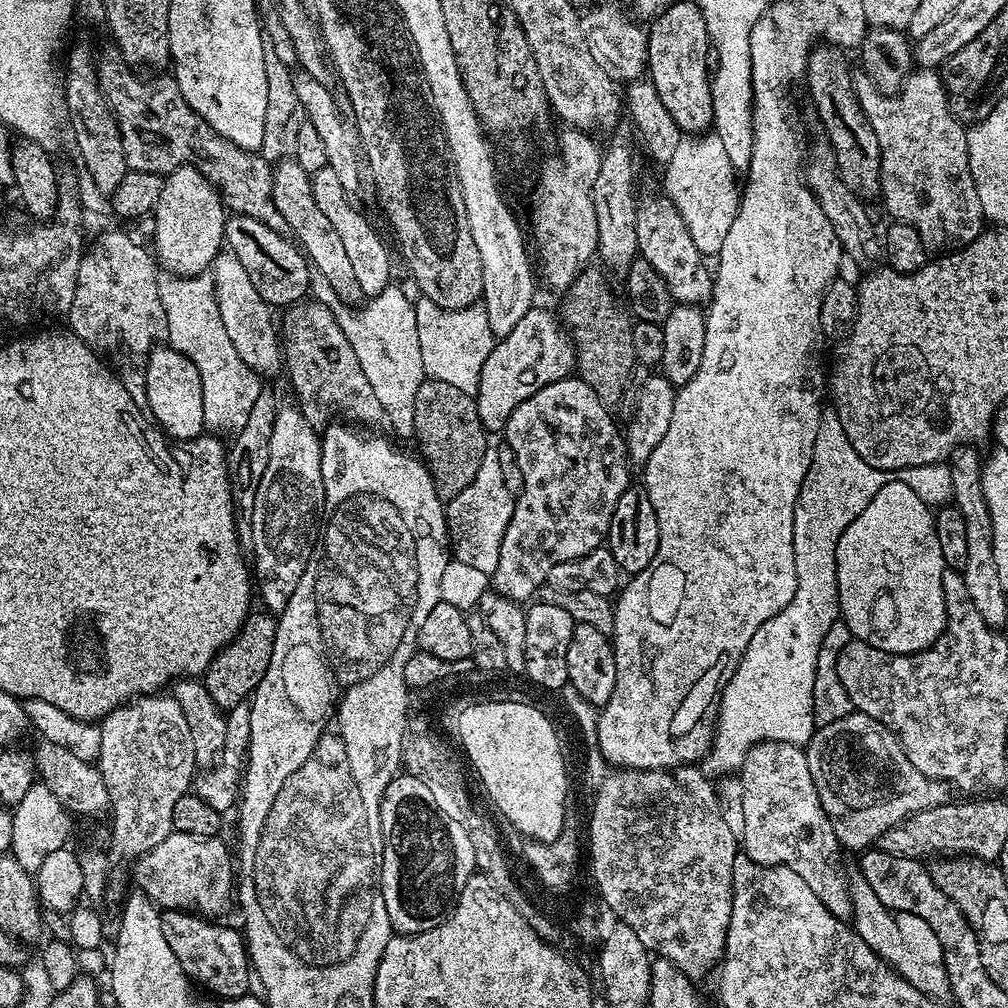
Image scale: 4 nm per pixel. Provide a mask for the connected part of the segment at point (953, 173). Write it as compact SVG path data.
M917 67L909 71L898 94L878 91L868 75L860 74L855 77L855 90L858 102L865 111L870 126L874 128L878 146L881 148L879 195L884 198L884 208L892 215L891 219L902 224L912 224L914 230L918 230L924 247L929 250L955 250L974 242L974 238L978 238L985 231L986 217L982 202L978 202L974 178L970 174L968 134L965 125L960 125L952 113L953 105L944 89L941 73Z

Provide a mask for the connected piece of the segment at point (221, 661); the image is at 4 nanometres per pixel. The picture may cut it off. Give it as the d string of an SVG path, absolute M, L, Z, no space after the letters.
M260 610L257 616L256 613L249 615L246 630L242 630L233 638L231 644L227 644L212 659L212 664L202 679L210 698L214 698L214 702L221 710L230 710L234 706L245 703L262 682L270 666L270 654L276 637L276 621L275 615L264 610Z

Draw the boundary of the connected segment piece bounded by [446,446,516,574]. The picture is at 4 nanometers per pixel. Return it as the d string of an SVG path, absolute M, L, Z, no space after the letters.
M488 446L473 482L446 504L448 539L454 559L491 574L498 566L502 538L506 534L506 526L510 526L515 505L514 495L506 490L505 481L502 479L496 448Z

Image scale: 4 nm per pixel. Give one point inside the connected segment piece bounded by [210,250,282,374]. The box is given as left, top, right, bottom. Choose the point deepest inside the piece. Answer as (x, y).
(248, 318)

